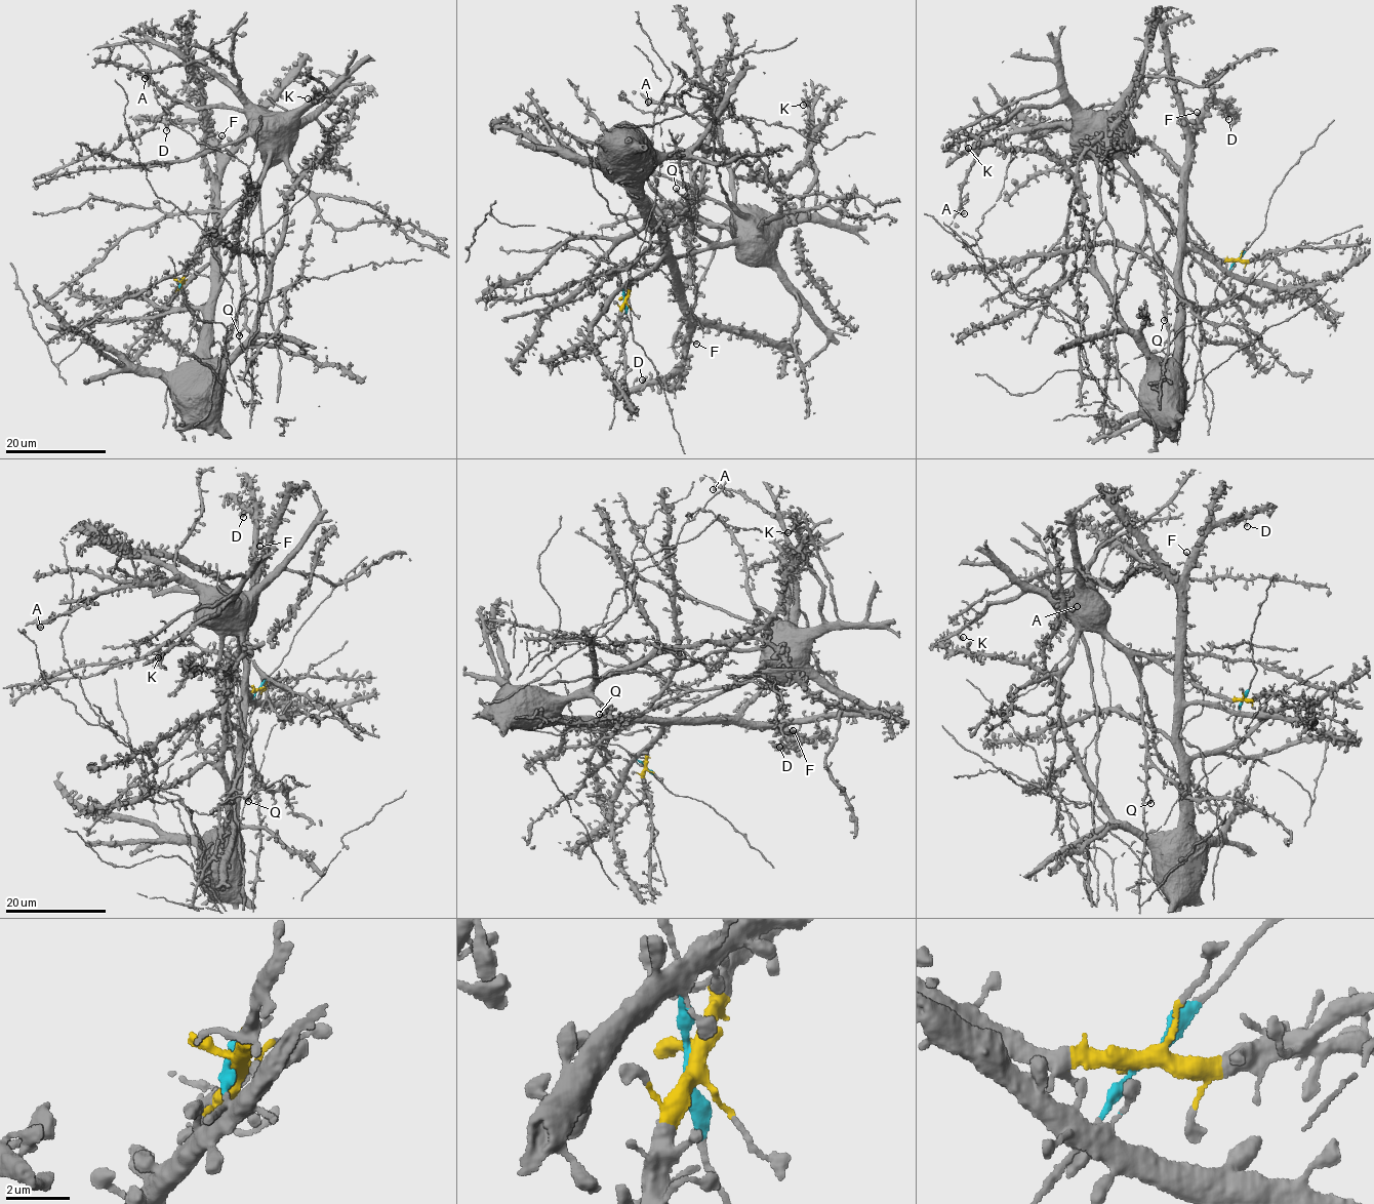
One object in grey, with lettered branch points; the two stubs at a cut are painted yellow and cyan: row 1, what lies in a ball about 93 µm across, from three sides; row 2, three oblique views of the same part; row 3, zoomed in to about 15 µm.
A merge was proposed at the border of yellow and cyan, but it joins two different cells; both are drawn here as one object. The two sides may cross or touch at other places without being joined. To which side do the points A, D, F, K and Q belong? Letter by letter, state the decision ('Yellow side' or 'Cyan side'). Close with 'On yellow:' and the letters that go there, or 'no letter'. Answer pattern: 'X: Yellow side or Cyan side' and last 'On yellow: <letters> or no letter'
A: Yellow side
D: Cyan side
F: Cyan side
K: Yellow side
Q: Yellow side
On yellow: A, K, Q

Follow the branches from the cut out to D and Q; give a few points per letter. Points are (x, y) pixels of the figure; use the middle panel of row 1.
D: (624, 300), (624, 287), (664, 258), (690, 332), (687, 348), (667, 377), (642, 379)
Q: (623, 299), (630, 283), (645, 271), (708, 245), (695, 231), (684, 195), (676, 188)

